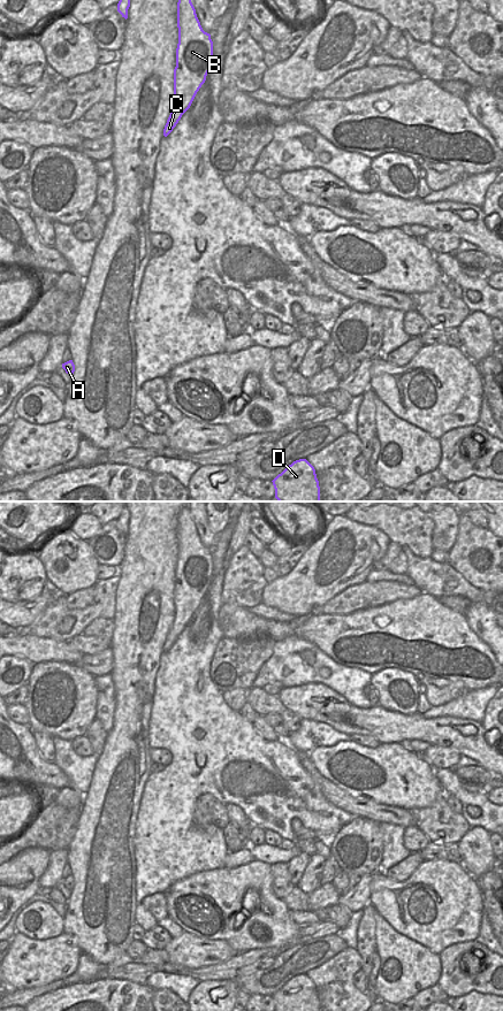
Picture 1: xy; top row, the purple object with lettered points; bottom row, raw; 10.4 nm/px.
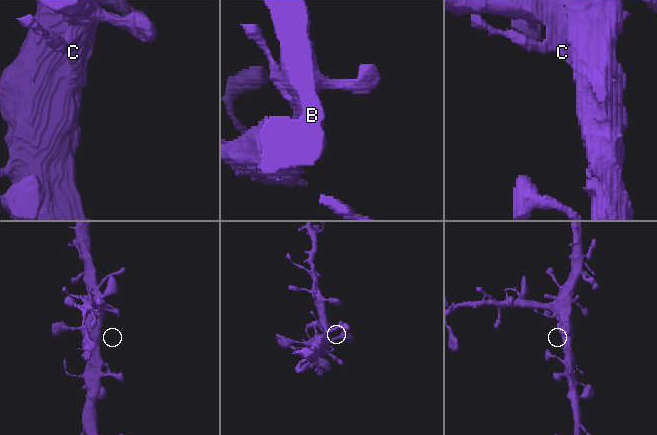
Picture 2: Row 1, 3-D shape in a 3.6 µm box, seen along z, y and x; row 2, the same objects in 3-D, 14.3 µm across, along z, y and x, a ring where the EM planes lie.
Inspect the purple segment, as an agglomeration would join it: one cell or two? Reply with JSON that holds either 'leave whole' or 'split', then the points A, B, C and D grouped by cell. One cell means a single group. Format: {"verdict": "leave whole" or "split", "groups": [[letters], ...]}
{"verdict": "leave whole", "groups": [["A", "B", "C", "D"]]}

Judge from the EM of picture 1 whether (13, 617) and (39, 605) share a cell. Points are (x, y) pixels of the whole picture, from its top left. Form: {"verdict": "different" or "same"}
{"verdict": "same"}

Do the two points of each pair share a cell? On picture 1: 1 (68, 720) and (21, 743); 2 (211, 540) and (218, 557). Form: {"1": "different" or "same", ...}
{"1": "different", "2": "different"}

